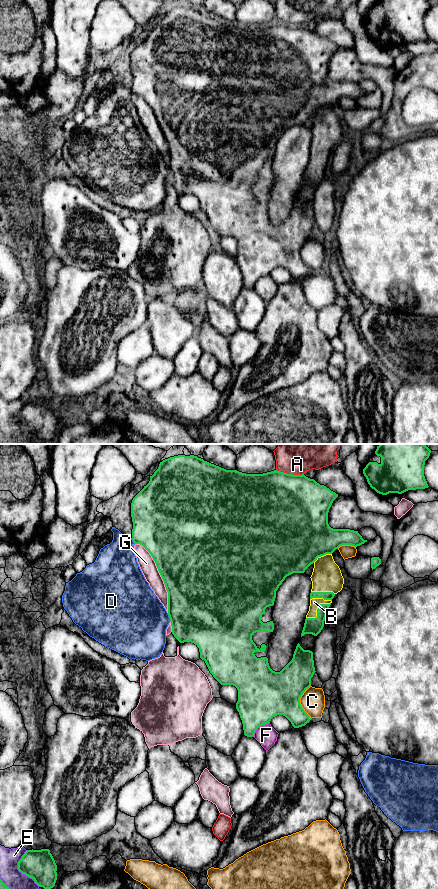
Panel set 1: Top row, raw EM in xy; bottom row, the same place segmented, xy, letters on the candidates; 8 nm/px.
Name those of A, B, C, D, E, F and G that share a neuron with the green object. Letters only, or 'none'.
B

